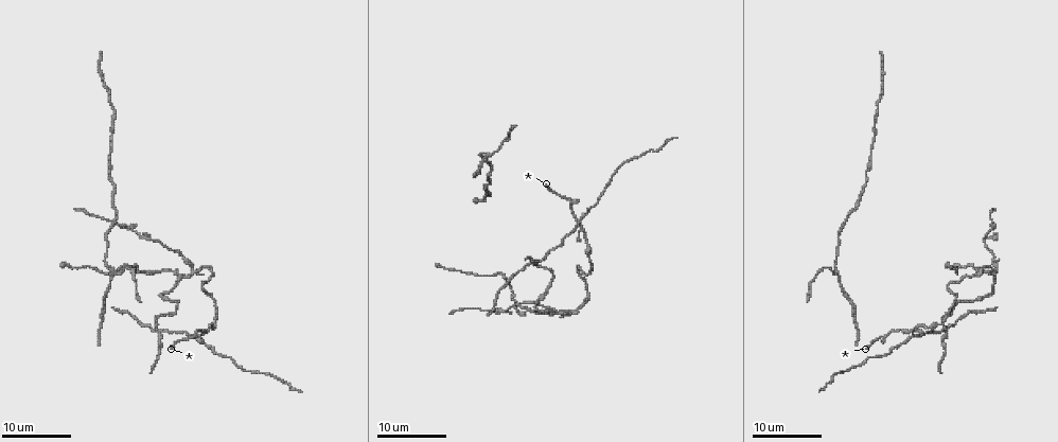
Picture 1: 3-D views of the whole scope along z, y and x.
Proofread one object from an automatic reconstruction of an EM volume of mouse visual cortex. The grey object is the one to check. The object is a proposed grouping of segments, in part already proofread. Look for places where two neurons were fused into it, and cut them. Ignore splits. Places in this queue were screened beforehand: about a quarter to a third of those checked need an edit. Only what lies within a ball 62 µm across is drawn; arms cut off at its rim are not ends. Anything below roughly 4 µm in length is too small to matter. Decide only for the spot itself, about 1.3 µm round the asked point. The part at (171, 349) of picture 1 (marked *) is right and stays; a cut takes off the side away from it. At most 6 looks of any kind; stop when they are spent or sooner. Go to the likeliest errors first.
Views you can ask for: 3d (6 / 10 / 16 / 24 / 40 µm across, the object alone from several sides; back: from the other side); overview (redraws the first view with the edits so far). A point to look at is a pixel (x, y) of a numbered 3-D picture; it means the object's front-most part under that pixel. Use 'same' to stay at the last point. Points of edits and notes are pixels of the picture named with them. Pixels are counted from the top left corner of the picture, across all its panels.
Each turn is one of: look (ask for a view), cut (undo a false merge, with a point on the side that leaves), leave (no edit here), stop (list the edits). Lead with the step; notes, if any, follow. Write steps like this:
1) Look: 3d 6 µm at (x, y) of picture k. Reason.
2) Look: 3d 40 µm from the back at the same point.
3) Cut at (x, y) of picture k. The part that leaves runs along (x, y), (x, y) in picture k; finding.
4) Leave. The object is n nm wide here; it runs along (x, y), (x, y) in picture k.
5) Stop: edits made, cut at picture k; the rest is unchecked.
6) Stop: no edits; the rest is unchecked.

Look: 3d 16 µm at (995, 269) of picture 1. Four-way junction.

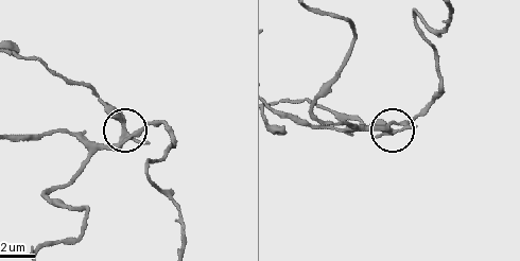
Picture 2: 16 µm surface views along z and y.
Look: 3d 10 µm at (125, 135) of picture 2.

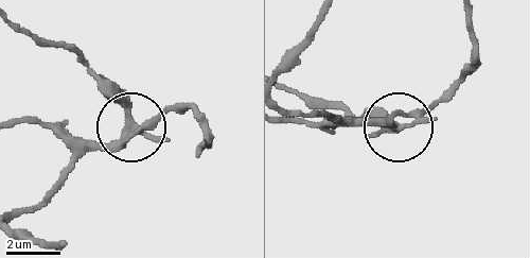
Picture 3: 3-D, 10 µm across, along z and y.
Look: 3d 6 µm at (396, 125) of picture 3.

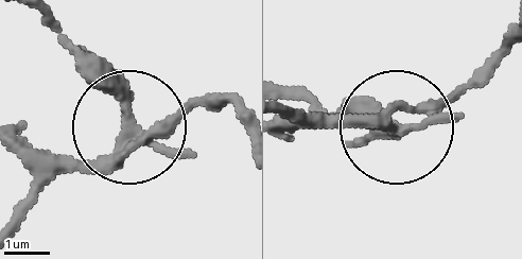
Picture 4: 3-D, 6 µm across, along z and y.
Cut at (65, 47) of picture 4. The side arm is 23 µm long; 4 arms meet here; a second neuron is stuck on.

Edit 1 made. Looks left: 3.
Look: 3d 16 µm at (944, 331) of picture 1. A fork.

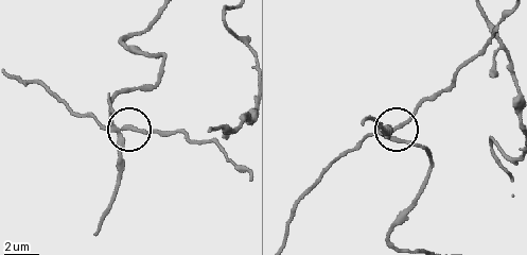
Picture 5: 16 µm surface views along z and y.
Look: 3d 10 µm at (125, 130) of picture 5.

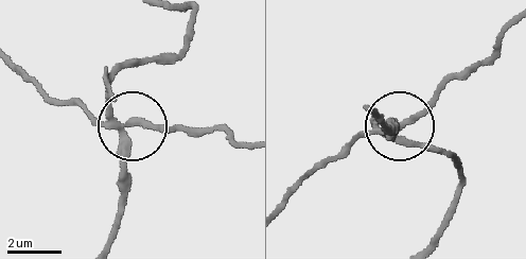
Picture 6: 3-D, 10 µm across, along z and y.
Cut at (150, 128) of picture 6. The object is 270 nm wide here; the part that leaves runs along (120, 126), (213, 126), (247, 140) in picture 6; a second neuron is stuck on.

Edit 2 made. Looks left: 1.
Stop: edits made, cut at picture 4, cut at picture 6; the rest is unchecked.

